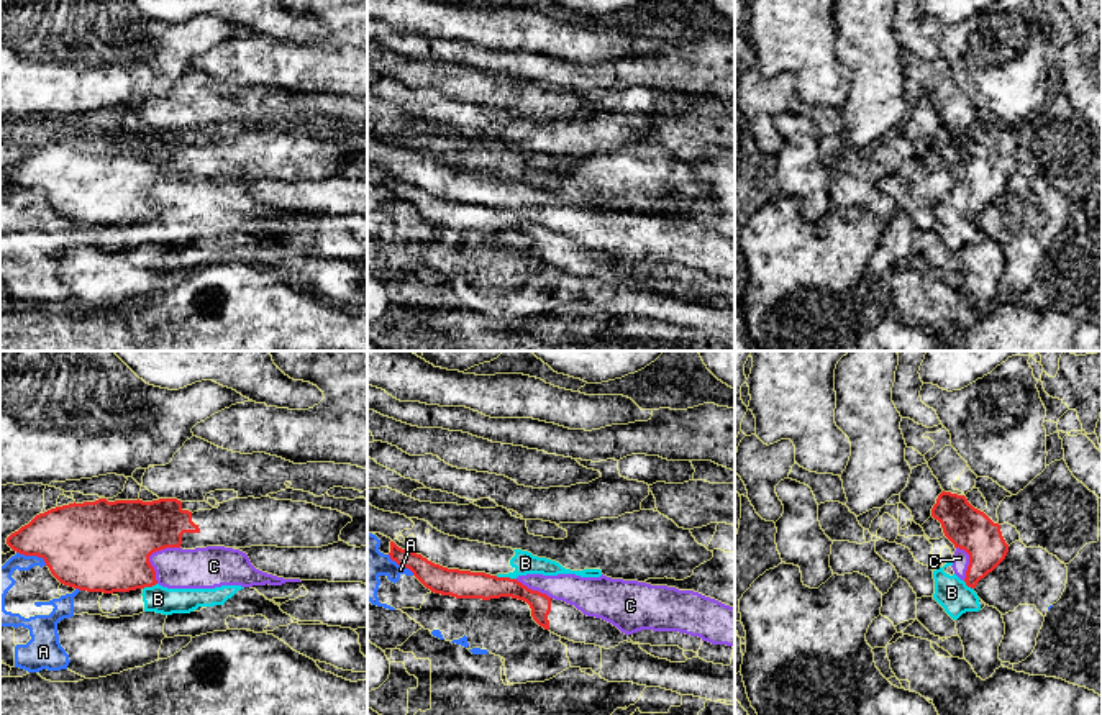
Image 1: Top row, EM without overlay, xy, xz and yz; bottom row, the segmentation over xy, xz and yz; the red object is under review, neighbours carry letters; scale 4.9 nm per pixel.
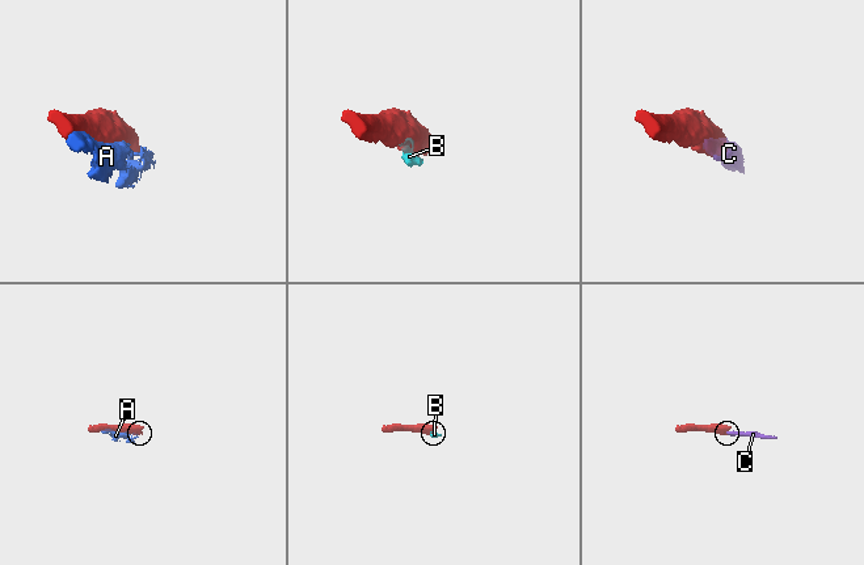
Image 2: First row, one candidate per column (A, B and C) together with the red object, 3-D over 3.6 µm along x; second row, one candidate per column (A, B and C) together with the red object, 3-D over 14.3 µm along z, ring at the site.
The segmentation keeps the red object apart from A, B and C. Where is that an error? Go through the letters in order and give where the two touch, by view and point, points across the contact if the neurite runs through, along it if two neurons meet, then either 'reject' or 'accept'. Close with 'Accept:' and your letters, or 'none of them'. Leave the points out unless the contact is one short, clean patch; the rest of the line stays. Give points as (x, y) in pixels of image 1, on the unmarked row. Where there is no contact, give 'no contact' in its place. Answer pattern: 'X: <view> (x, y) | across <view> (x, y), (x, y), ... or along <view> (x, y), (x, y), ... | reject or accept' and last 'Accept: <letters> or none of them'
A: xy (33, 187) | reject
B: xz (505, 210) | along xz (496, 209), (515, 212) | reject
C: xy (151, 186) | along xy (179, 179), (166, 179), (150, 189), (156, 215) | reject
Accept: none of them

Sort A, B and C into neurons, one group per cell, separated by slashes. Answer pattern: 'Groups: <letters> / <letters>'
Groups: A / B C

